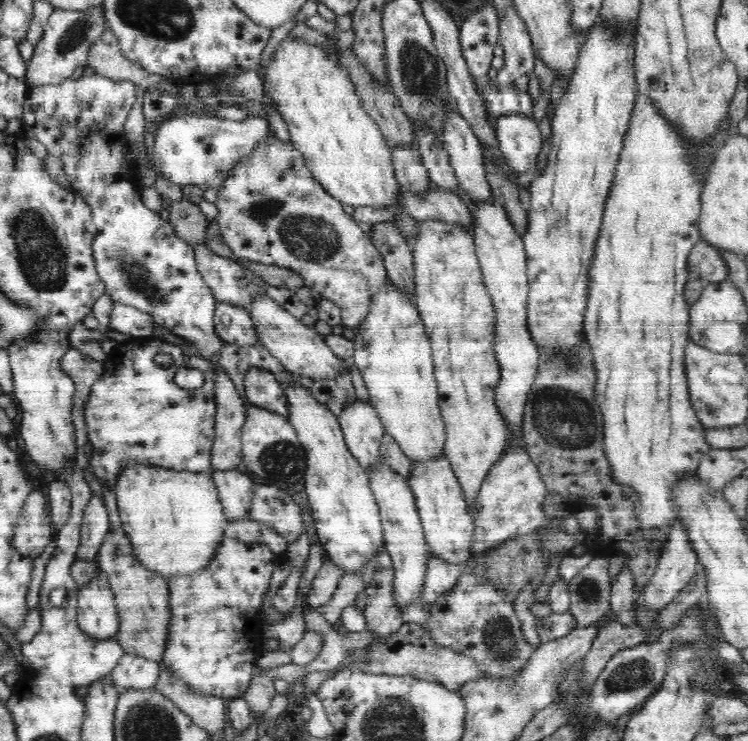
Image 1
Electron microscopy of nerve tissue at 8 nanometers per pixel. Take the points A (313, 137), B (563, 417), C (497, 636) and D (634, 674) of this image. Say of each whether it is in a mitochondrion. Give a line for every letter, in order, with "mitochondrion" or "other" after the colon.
A: other
B: mitochondrion
C: mitochondrion
D: mitochondrion

